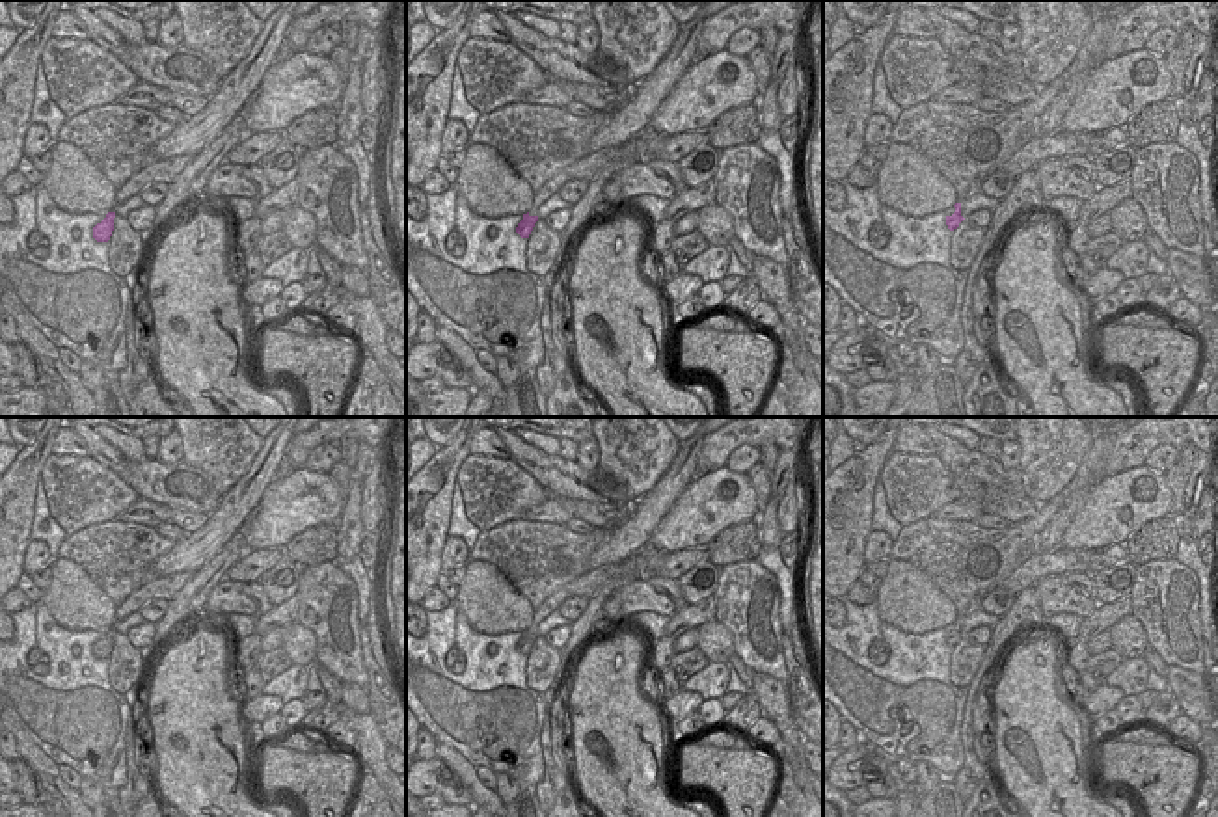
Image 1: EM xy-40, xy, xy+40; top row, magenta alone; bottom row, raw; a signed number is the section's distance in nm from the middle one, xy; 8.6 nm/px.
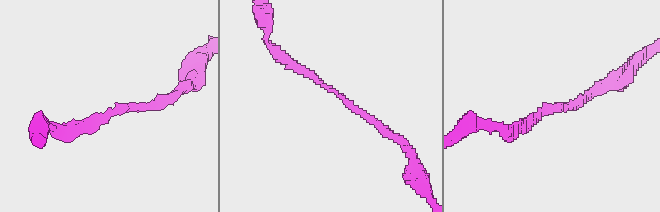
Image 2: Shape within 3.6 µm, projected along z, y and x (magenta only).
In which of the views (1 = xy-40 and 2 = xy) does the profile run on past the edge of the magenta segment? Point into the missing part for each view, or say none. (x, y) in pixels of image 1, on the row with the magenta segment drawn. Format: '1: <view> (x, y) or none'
1: none
2: none

